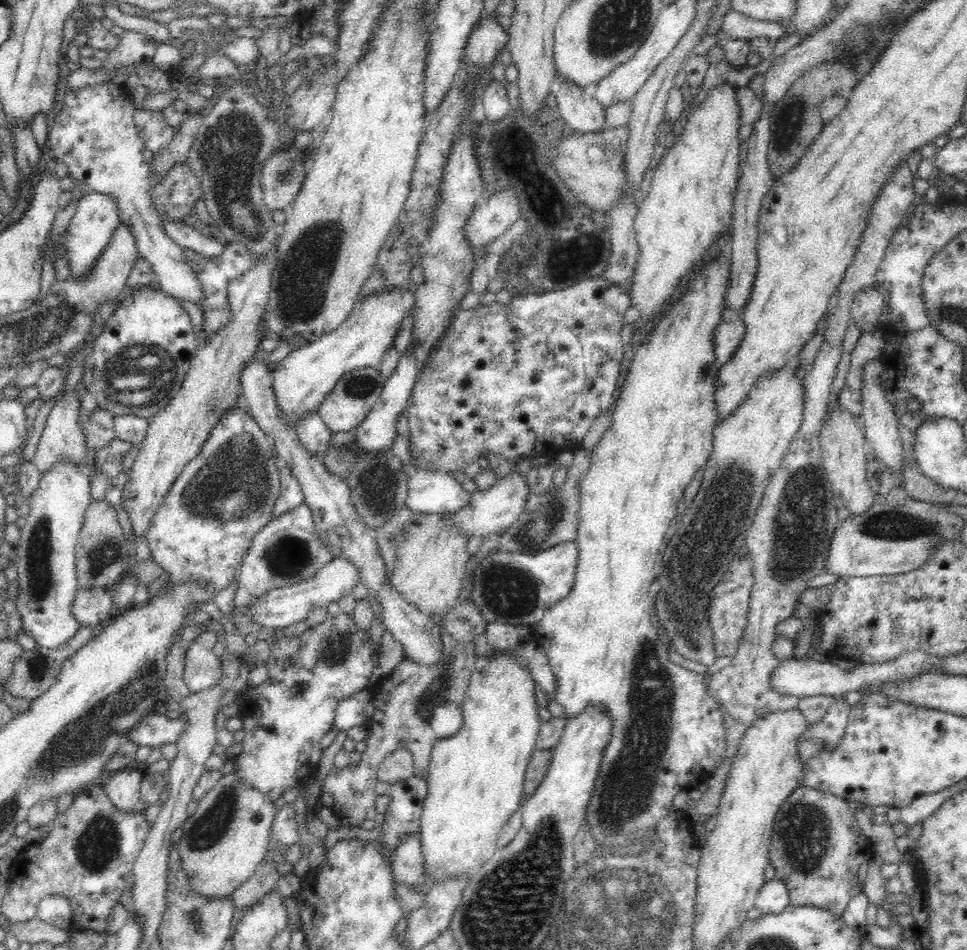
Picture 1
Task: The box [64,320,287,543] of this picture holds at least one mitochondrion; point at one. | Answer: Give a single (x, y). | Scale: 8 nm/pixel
(245, 469)

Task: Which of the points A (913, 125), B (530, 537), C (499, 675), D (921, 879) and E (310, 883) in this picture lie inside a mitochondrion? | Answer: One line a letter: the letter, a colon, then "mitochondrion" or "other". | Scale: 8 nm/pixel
A: other
B: mitochondrion
C: other
D: other
E: other

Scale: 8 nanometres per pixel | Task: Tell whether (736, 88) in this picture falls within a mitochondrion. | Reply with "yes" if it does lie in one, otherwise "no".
no

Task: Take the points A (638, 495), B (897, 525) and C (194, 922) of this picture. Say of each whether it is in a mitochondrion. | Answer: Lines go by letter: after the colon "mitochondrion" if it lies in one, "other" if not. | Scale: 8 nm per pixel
A: other
B: mitochondrion
C: mitochondrion

